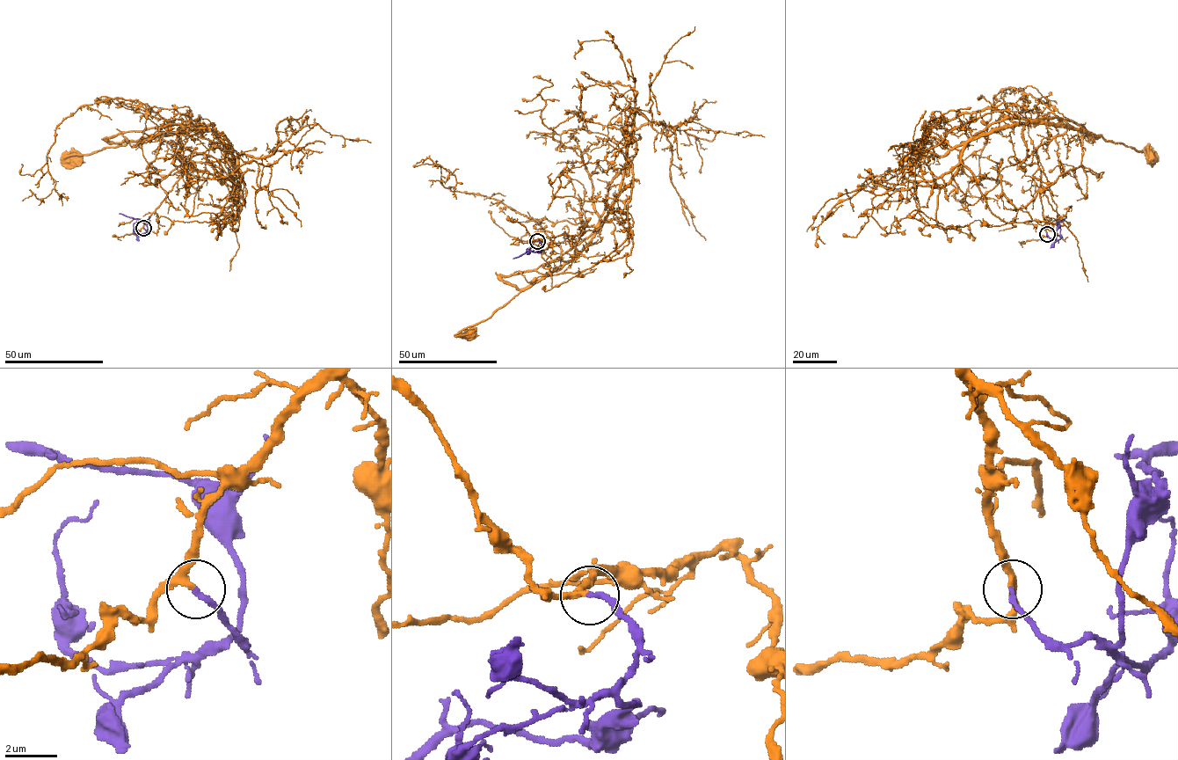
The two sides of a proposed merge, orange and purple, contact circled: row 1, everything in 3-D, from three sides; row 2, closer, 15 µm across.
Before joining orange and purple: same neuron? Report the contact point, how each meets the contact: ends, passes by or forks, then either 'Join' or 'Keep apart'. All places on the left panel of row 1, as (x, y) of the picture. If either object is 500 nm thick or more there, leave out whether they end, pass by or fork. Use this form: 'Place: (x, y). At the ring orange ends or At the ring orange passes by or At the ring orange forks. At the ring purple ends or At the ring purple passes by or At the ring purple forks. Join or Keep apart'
Place: (143, 228). At the ring orange passes by. At the ring purple ends. Join

